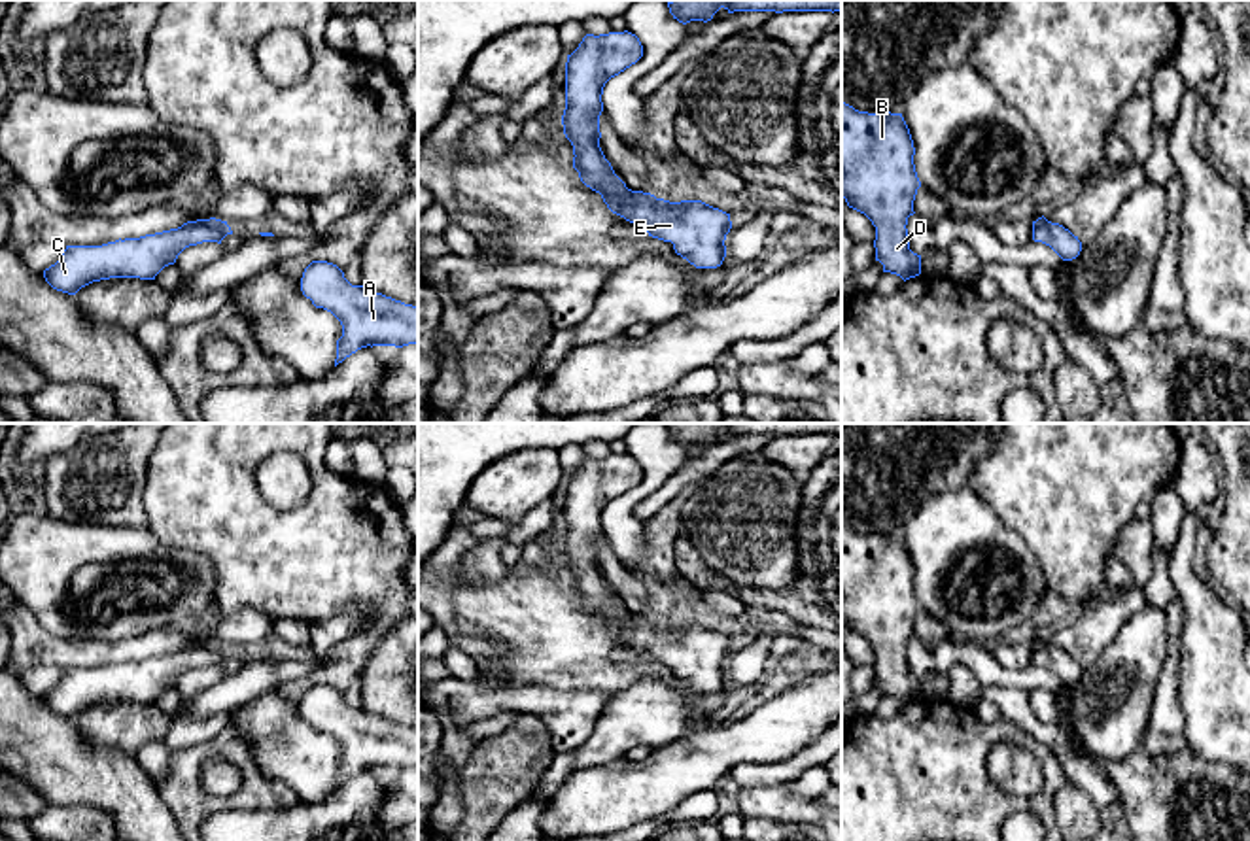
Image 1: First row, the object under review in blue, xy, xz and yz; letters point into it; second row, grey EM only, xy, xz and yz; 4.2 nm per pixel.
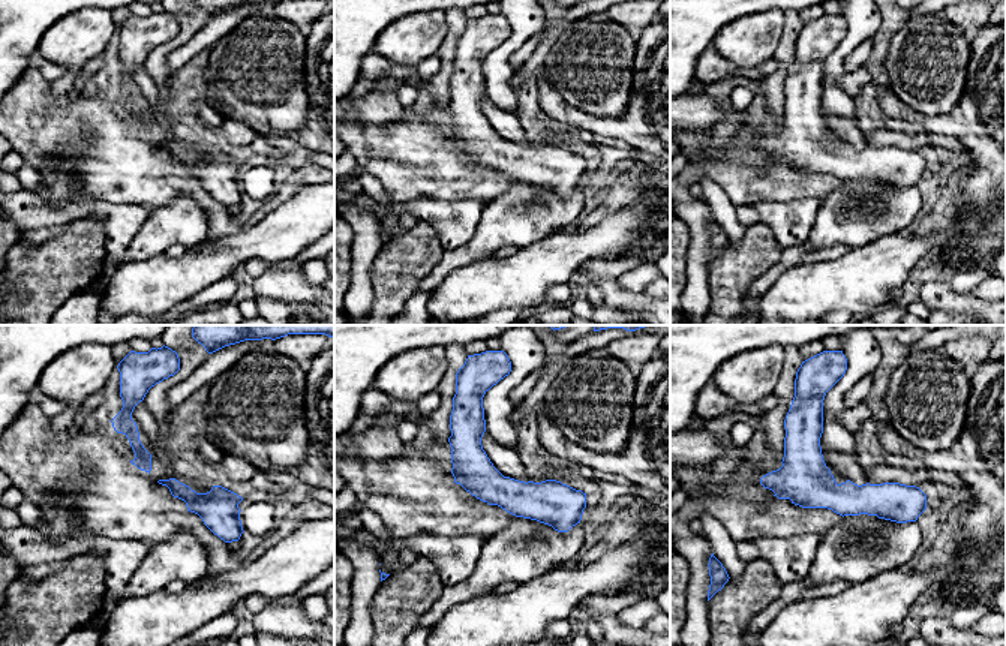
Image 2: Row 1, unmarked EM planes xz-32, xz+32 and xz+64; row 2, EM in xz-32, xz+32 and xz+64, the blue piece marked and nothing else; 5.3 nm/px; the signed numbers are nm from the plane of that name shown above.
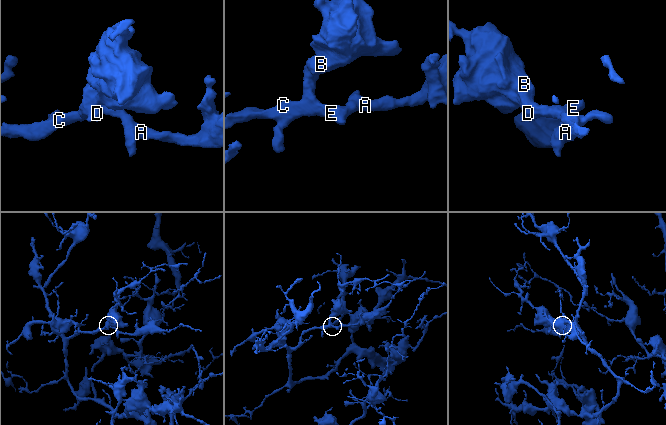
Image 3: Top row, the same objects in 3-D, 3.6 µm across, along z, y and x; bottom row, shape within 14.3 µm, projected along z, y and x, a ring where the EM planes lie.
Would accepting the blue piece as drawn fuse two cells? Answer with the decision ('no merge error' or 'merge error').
no merge error

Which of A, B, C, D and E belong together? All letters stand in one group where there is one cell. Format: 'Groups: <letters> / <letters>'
Groups: A B C D E

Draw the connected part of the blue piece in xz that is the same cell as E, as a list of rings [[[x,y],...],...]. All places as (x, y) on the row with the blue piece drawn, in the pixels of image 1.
[[[628,30],[586,34],[567,55],[562,125],[573,146],[573,168],[586,187],[601,195],[613,214],[645,229],[652,238],[671,242],[675,253],[696,268],[717,268],[726,257],[730,214],[702,200],[669,202],[628,189],[599,147],[603,87],[641,57],[641,42]]]

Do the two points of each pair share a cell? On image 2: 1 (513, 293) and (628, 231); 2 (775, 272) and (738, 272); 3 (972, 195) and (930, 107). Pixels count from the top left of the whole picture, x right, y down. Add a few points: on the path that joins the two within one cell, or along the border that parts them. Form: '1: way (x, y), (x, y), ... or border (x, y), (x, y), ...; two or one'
1: way (541, 266), (561, 254), (600, 242); one
2: border (783, 249), (778, 260), (751, 284), (744, 299); two
3: border (963, 95), (934, 116), (901, 102); two

